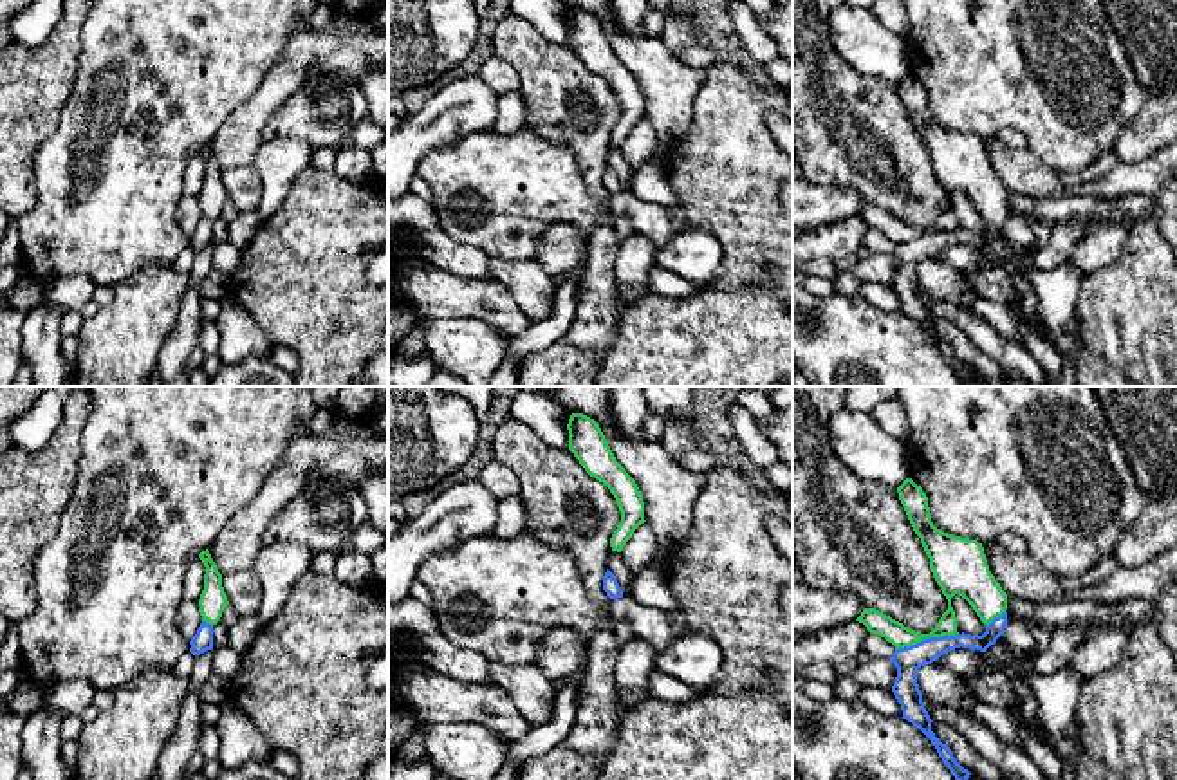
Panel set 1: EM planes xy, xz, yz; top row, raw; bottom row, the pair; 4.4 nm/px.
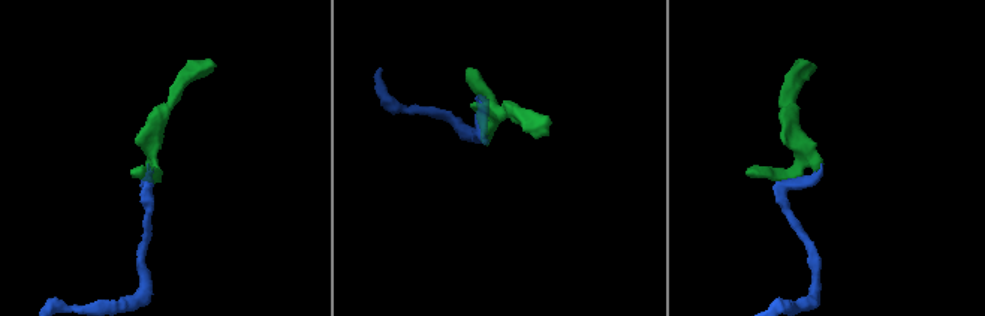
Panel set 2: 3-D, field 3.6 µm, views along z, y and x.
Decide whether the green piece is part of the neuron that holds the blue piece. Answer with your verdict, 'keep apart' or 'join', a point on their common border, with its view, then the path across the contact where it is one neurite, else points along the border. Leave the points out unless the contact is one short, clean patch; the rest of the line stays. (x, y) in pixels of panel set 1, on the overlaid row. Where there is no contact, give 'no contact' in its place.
join; contact yz (926, 638)

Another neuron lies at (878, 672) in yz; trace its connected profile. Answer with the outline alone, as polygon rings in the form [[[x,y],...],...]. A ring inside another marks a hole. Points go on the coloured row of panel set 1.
[[[870,657],[863,663],[857,663],[850,677],[859,688],[892,690],[897,677],[897,668],[890,657]]]

